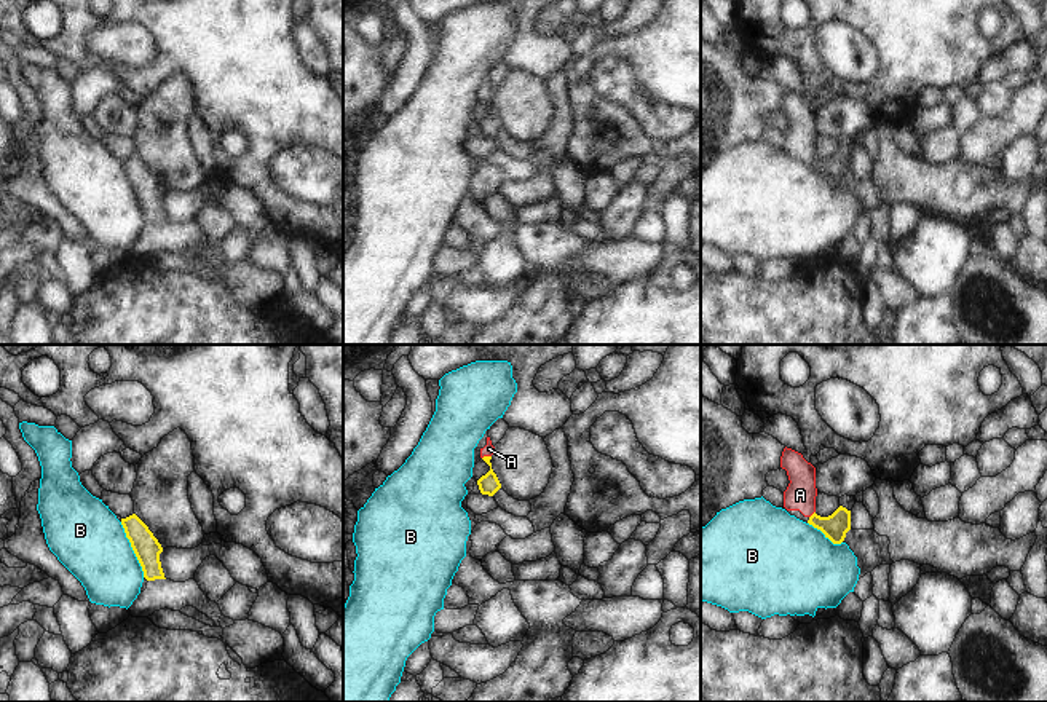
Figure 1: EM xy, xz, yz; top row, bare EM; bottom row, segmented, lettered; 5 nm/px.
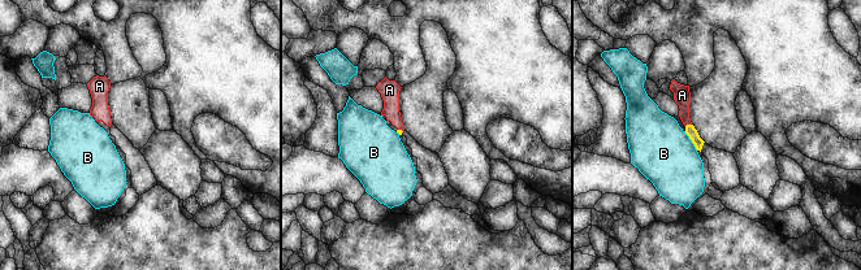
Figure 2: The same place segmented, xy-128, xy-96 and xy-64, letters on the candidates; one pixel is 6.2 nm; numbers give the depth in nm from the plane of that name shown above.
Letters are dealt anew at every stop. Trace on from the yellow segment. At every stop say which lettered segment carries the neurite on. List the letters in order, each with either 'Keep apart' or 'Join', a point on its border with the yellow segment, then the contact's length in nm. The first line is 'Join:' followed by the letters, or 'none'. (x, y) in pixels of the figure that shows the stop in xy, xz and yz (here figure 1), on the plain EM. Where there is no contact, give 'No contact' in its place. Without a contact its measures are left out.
Join: A
A: Join. Touches yellow at xz (485, 99). Shared border 50 nm
B: Keep apart. Touches yellow at xy (133, 192). Shared border 300 nm.

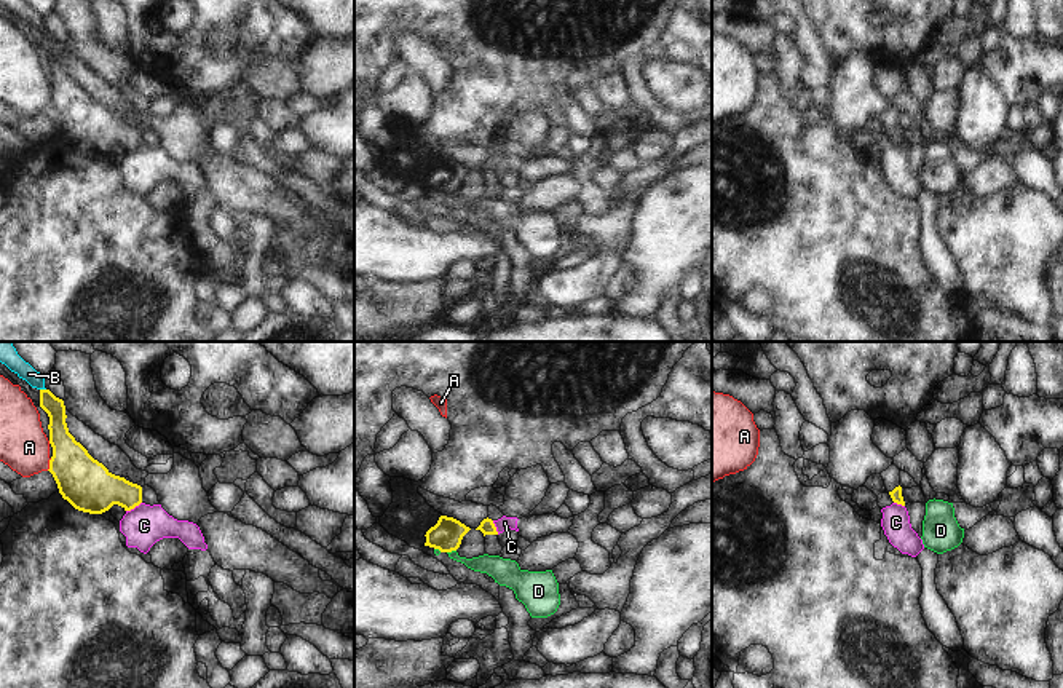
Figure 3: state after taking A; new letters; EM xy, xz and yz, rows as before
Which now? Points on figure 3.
Join: B
A: Keep apart. Touches yellow at xy (50, 107). Shared border 70 nm
B: Join. Touches yellow at xy (43, 32). Shared border 30 nm
C: Keep apart. Touches yellow at xy (133, 150). Shared border 90 nm
D: Keep apart. Touches yellow at xz (450, 193). Shared border 50 nm.

